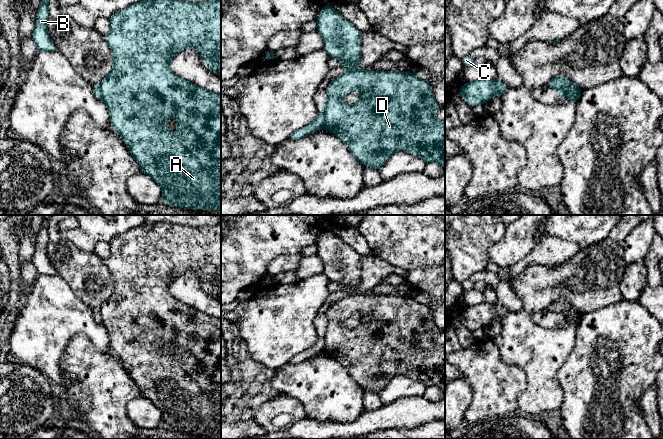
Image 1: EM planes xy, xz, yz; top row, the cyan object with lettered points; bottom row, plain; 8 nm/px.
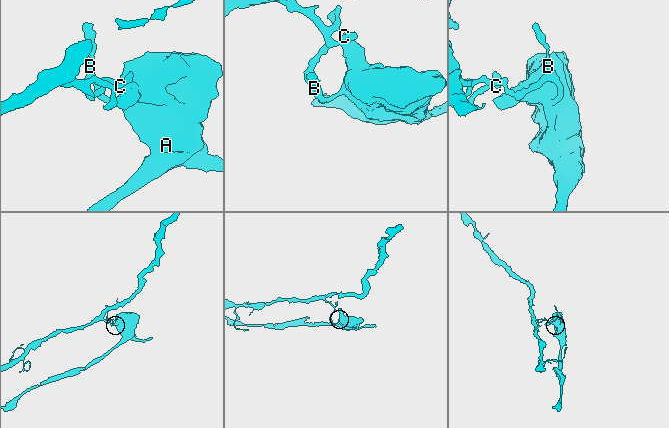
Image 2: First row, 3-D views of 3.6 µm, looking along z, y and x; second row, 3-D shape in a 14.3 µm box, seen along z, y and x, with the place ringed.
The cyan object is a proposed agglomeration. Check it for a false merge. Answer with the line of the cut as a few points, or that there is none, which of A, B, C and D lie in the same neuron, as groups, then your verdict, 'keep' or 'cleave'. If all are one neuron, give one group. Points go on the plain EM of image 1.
xz (320, 333), (324, 339), (325, 350) | A D / B C | cleave

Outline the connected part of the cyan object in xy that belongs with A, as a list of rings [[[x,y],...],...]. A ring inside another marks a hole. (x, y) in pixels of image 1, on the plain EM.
[[[152,223],[135,227],[110,242],[110,256],[105,264],[111,272],[114,282],[113,294],[101,305],[100,313],[102,324],[106,328],[112,346],[112,351],[122,361],[129,376],[138,386],[141,396],[154,403],[162,412],[162,426],[170,430],[185,433],[209,433],[221,434],[221,319],[207,313],[198,311],[187,305],[169,292],[169,285],[180,275],[193,271],[197,273],[202,281],[204,289],[211,295],[221,299],[221,223],[213,226],[184,226],[172,223]],[[174,342],[179,348],[179,356],[173,357],[167,349],[161,350],[165,343]]]

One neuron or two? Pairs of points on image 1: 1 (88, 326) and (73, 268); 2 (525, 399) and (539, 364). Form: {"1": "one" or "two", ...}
{"1": "two", "2": "one"}

